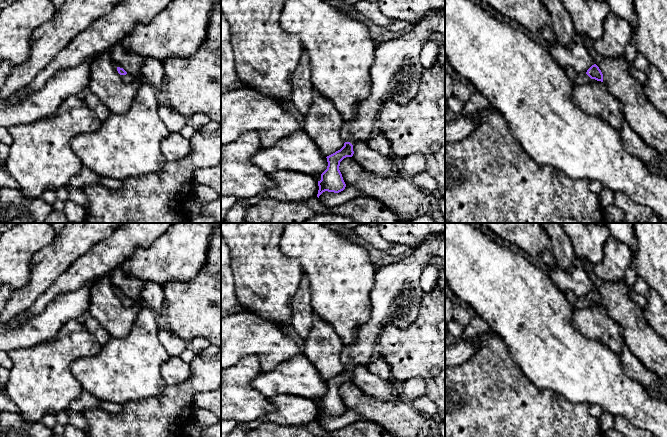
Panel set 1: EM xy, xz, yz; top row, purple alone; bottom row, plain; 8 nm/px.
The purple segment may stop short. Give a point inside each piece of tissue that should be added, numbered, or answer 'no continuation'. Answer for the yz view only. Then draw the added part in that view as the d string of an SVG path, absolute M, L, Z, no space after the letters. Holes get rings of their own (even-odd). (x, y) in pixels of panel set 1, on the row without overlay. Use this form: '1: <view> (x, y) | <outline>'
1: yz (577, 301) | M564 291L564 295L568 302L577 308L583 308L588 306L591 302L586 298L586 296L577 296L572 291Z

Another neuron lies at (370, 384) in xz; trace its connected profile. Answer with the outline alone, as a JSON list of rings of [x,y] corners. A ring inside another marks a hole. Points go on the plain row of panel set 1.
[[[364,365],[353,368],[353,382],[367,395],[376,397],[381,401],[394,401],[402,396],[399,385],[394,381],[387,381],[369,372]]]

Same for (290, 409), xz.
[[[276,395],[268,399],[276,406],[276,410],[262,417],[260,421],[279,425],[300,425],[318,418],[318,405],[314,400],[297,395]]]

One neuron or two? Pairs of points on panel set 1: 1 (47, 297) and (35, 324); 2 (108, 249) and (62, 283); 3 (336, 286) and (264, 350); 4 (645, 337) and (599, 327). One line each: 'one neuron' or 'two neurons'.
1: two neurons
2: one neuron
3: two neurons
4: two neurons

